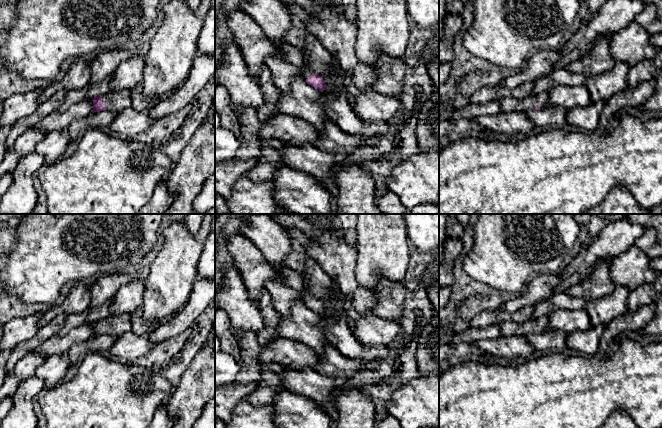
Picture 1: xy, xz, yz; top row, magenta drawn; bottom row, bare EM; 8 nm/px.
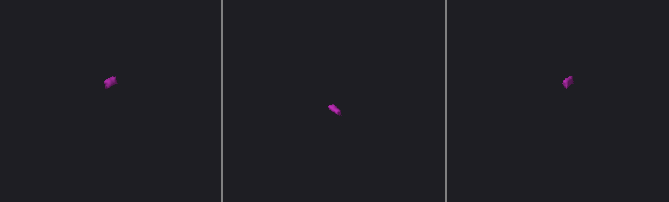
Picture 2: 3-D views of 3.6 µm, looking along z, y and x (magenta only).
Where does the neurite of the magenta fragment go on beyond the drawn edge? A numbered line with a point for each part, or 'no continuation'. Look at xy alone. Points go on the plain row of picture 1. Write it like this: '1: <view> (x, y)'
1: xy (116, 325)

